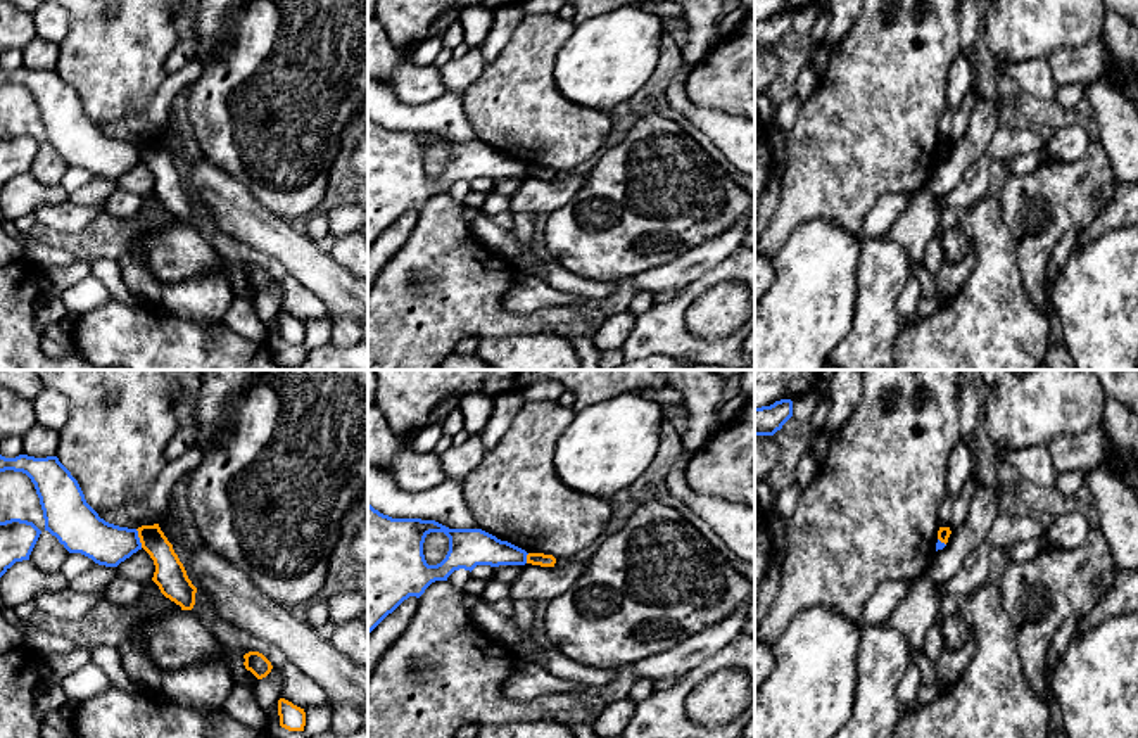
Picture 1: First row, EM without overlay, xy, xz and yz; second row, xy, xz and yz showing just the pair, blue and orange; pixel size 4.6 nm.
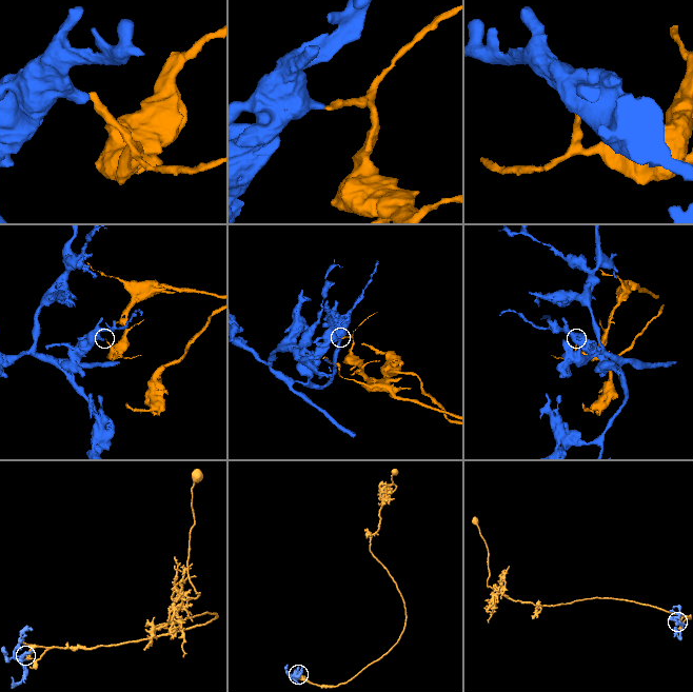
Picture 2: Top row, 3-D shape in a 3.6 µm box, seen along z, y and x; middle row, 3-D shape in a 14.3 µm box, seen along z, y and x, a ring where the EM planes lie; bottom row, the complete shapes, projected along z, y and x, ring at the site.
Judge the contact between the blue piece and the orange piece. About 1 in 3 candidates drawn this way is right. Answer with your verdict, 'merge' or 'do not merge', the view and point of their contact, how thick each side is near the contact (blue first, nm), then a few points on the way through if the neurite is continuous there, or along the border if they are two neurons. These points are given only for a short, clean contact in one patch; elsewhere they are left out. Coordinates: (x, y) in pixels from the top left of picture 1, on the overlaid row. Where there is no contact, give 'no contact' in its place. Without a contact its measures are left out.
do not merge; contact xy (139, 538); calibres 200 and 150 nm; border xy (135, 529), (142, 547)

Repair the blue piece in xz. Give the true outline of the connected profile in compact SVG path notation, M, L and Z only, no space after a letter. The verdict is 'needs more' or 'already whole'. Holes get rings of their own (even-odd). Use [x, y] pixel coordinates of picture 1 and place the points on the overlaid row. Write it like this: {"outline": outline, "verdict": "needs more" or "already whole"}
{"outline": "M368 503L368 634L404 600L420 598L432 582L447 581L454 570L471 572L477 565L525 565L527 555L525 550L482 529L449 529L435 520L392 519ZM430 532L444 532L449 538L449 551L437 565L428 565L423 555L423 543Z", "verdict": "already whole"}

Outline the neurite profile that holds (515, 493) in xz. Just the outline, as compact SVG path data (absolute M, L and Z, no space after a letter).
M527 401L503 439L463 480L463 498L480 529L527 553L570 558L597 541L611 520L611 499L577 493L565 486L553 463L556 444L575 417L558 401Z

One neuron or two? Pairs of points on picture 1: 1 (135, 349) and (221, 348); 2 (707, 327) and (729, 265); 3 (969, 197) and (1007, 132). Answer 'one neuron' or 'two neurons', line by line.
1: one neuron
2: two neurons
3: one neuron

